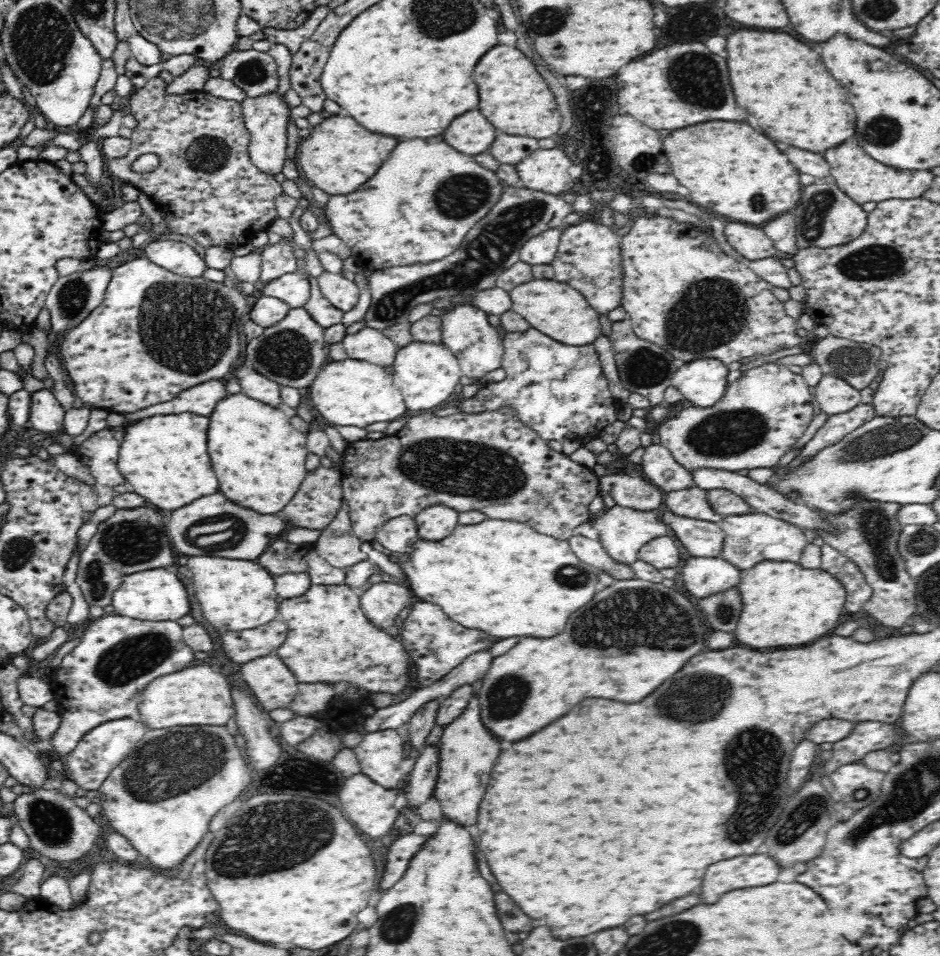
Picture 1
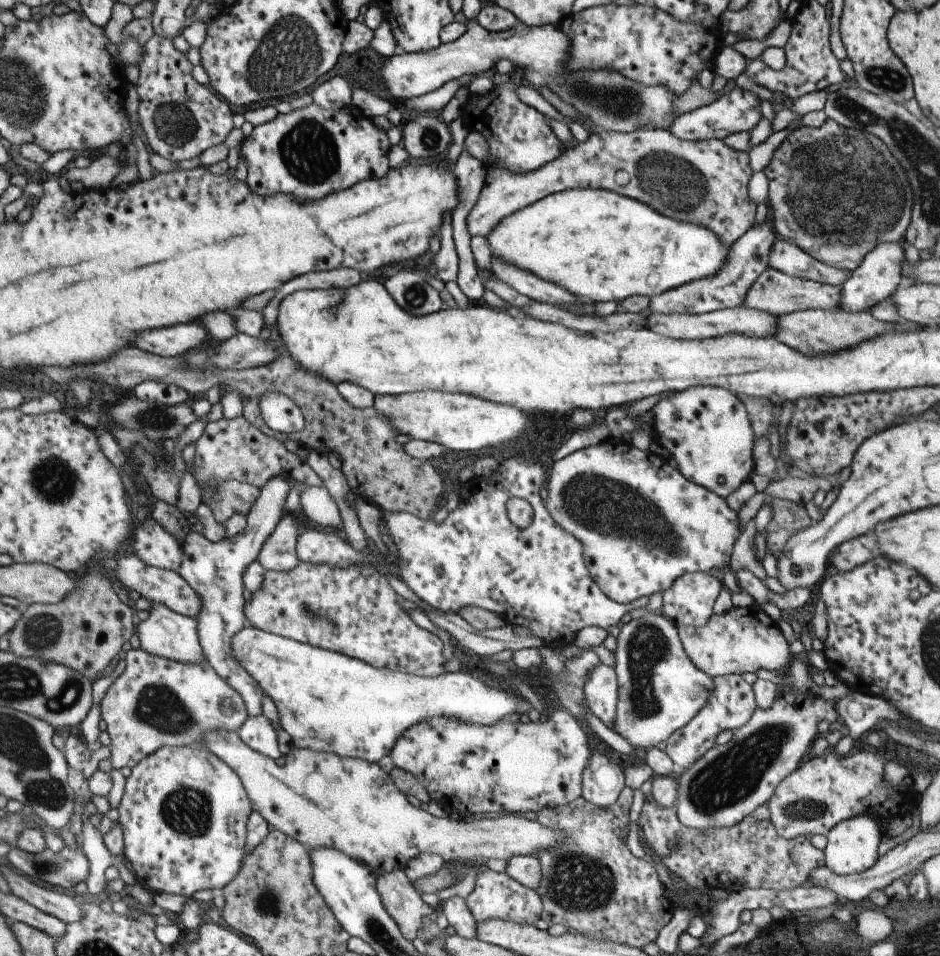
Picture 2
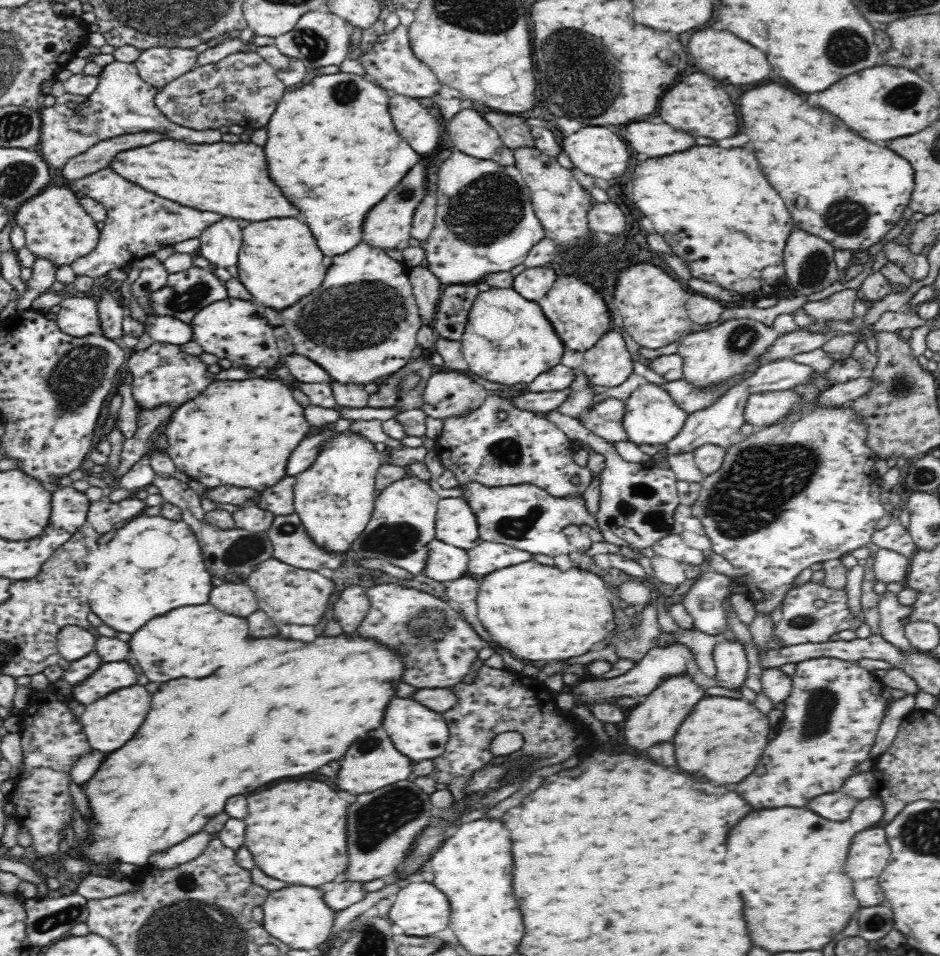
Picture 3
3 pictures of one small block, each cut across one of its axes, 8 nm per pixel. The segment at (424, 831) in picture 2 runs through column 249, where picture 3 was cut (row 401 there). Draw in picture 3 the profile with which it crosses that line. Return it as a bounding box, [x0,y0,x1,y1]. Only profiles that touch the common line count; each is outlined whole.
[744,390,802,429]

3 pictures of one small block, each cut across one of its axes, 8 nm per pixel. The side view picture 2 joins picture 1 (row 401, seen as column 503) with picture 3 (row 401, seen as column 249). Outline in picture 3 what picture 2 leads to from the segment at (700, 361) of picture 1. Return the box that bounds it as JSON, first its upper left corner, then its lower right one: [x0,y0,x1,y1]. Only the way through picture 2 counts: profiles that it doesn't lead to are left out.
[622,383,688,447]

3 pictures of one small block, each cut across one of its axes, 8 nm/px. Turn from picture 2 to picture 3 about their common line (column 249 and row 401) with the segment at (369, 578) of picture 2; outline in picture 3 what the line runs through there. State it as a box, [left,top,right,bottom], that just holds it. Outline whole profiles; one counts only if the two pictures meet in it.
[579,398,628,444]

